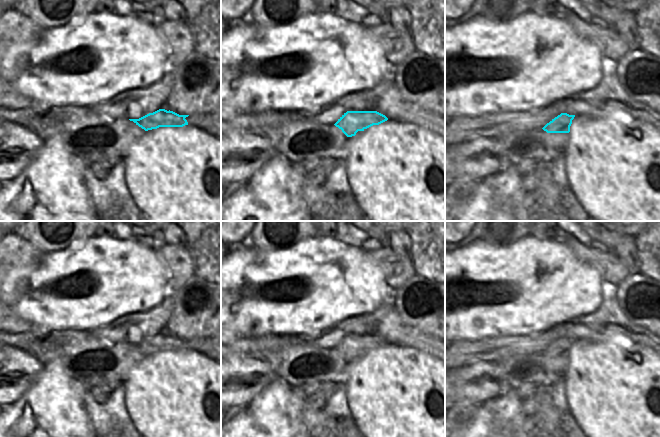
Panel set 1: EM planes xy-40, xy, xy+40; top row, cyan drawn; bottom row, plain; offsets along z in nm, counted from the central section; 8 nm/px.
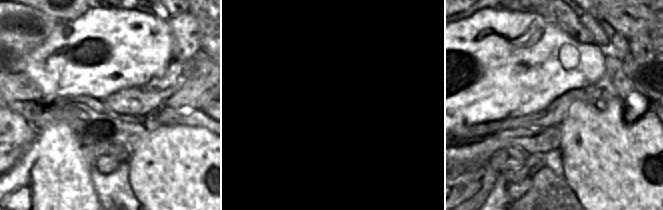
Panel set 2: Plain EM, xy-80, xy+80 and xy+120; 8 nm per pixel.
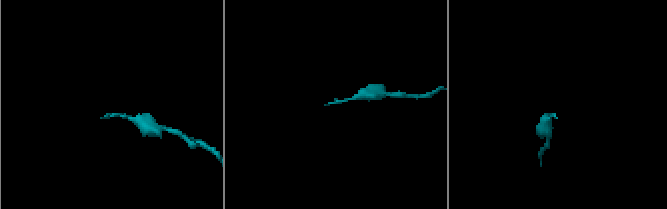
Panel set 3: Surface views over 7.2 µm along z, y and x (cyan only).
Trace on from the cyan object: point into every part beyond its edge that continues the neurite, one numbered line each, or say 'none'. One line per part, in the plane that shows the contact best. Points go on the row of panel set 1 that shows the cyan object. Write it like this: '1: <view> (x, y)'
none

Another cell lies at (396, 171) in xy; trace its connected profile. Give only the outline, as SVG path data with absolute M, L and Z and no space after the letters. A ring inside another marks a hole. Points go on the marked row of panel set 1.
M388 119L350 140L344 164L352 196L372 221L445 221L445 140L439 135L413 123Z

